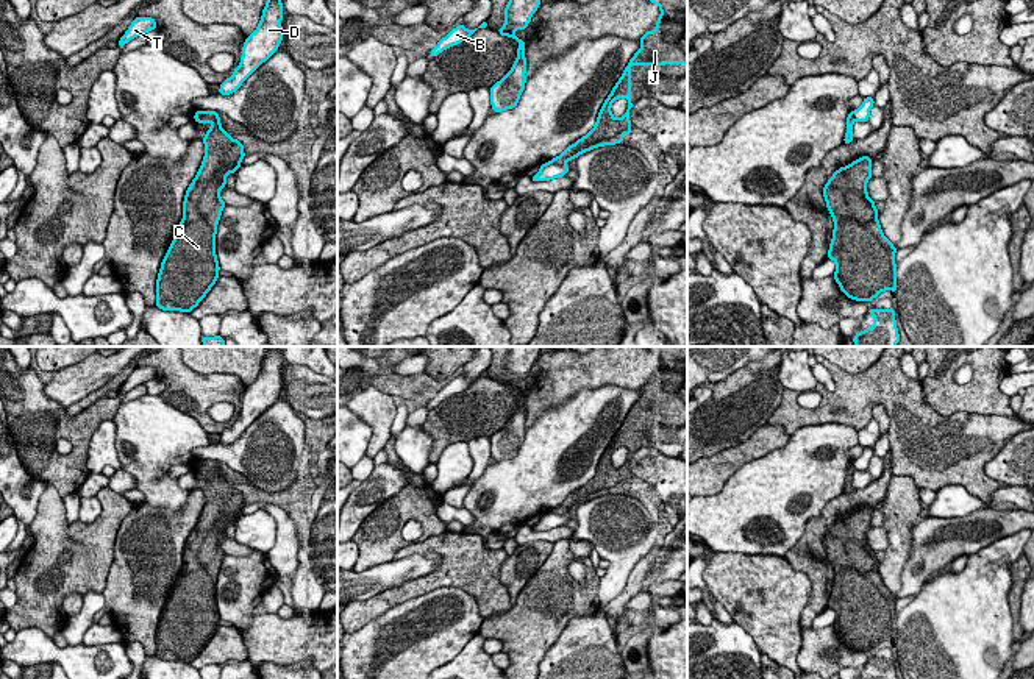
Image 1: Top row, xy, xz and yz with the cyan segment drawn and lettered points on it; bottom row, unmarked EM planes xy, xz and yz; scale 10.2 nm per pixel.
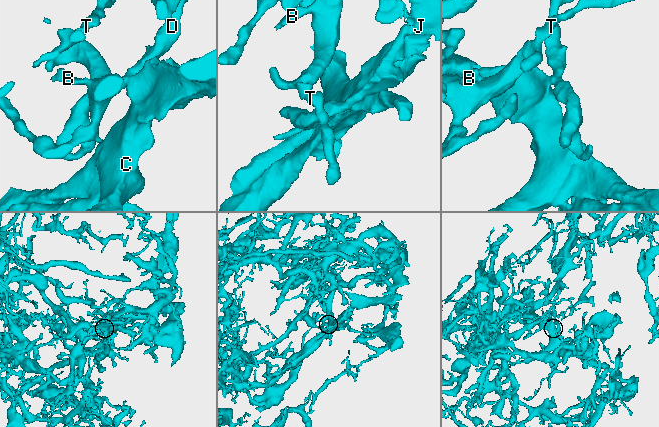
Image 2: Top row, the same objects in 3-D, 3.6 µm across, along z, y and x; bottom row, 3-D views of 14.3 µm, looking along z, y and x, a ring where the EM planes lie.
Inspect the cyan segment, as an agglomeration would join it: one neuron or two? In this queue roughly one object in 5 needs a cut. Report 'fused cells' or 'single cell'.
fused cells

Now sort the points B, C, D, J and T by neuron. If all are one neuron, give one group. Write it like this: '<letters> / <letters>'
B D T / C J

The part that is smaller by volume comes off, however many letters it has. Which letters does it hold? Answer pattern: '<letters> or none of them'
C, J

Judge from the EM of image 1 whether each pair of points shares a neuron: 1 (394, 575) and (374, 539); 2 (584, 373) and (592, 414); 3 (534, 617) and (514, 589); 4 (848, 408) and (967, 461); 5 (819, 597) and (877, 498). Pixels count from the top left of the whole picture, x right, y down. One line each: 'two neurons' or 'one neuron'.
1: two neurons
2: two neurons
3: two neurons
4: one neuron
5: one neuron

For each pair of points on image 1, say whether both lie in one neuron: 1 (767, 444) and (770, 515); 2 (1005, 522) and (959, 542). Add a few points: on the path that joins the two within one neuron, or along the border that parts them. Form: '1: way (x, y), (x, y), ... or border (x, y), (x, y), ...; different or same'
1: border (789, 437), (784, 445), (742, 464), (734, 472); different
2: way (994, 525), (983, 526), (970, 534); same

